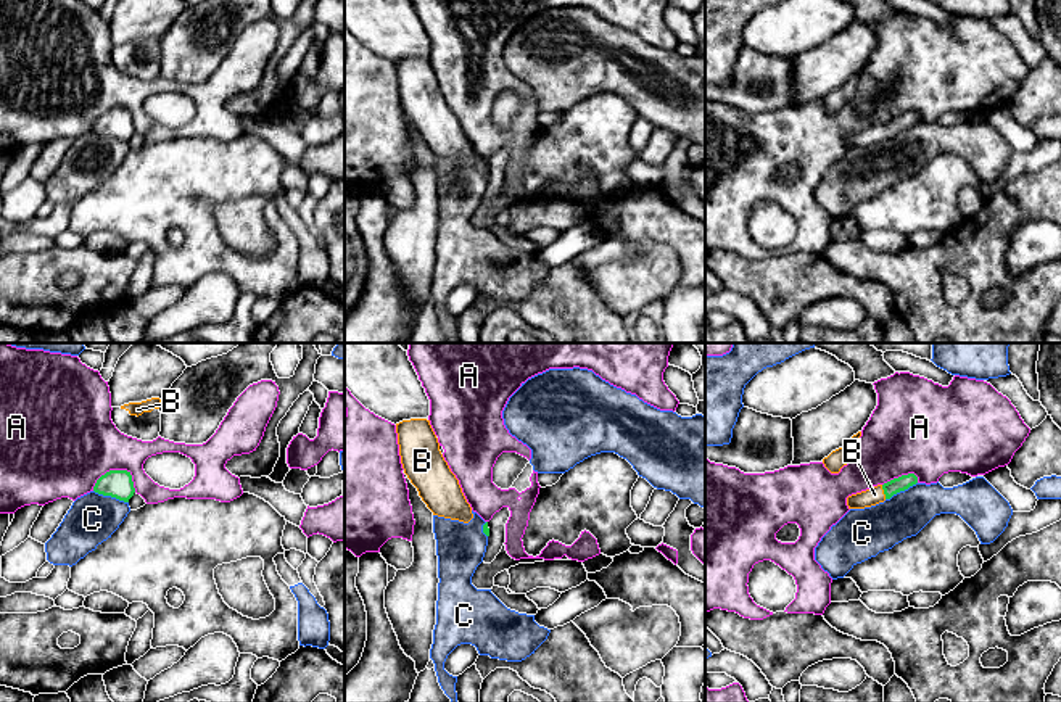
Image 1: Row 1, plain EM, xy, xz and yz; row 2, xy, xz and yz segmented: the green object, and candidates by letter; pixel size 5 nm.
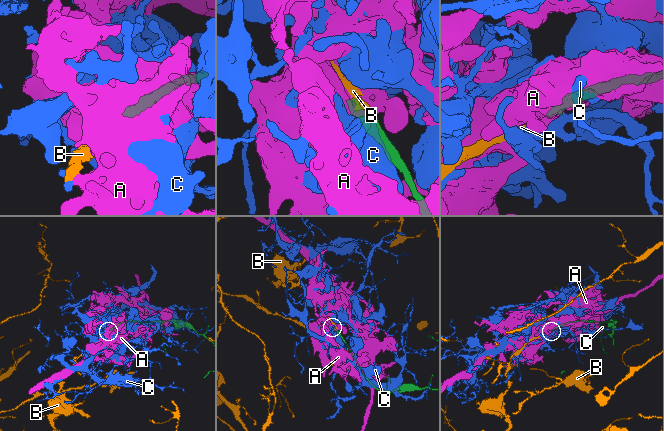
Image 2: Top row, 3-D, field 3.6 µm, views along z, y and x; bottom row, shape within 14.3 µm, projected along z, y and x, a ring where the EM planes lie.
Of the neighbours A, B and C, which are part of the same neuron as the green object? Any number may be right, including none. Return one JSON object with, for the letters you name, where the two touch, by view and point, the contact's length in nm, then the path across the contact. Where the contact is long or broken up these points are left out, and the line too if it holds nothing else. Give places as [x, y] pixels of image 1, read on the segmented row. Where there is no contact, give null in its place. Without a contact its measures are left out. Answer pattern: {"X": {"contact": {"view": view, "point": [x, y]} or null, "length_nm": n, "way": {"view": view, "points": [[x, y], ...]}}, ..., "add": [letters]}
{"B": {"contact": {"view": "yz", "point": [884, 491]}, "length_nm": 80, "way": {"view": "yz", "points": [[904, 482], [884, 491], [875, 495]]}}, "add": ["B"]}

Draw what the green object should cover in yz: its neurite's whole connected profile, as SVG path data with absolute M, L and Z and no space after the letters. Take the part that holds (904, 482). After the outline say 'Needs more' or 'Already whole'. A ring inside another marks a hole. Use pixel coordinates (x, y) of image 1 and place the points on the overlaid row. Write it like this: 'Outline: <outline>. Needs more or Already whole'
Outline: M914 473L902 475L884 485L877 485L866 491L848 496L847 506L848 509L871 507L879 502L884 502L886 499L890 499L894 494L905 491L916 483L918 483L918 477Z. Needs more

